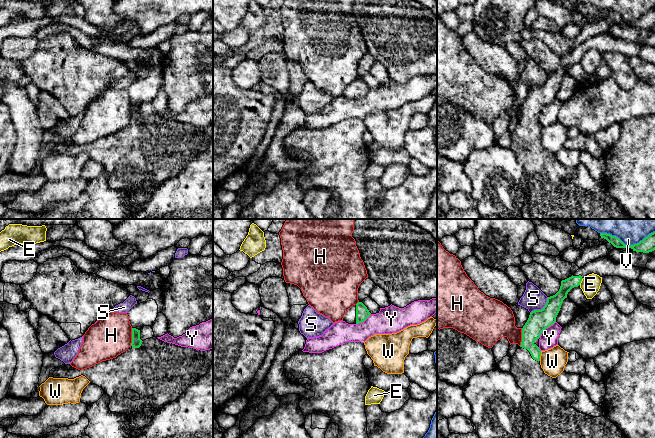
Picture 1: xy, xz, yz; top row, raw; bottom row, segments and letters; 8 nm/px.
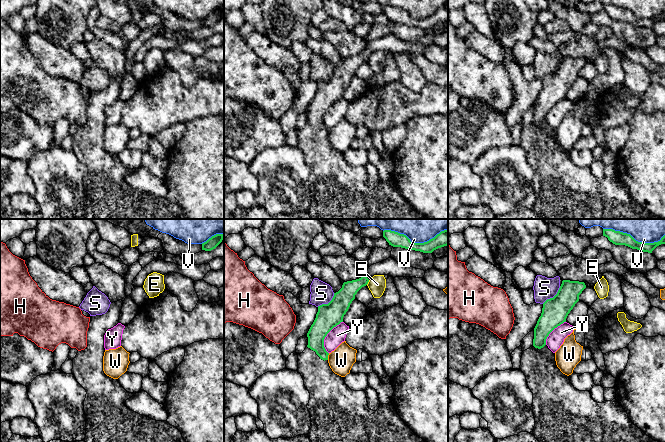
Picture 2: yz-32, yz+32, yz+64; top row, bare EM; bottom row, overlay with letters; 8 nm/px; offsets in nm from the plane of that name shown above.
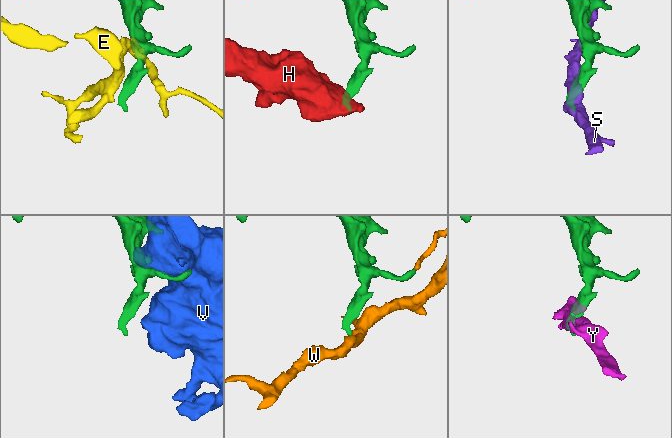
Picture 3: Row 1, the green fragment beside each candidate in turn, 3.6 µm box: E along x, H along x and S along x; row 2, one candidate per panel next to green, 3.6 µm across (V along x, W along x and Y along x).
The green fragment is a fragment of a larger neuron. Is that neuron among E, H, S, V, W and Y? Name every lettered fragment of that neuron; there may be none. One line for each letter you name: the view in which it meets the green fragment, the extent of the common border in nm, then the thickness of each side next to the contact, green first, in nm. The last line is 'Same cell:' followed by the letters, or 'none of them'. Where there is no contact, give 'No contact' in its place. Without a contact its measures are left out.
Same cell: none of them

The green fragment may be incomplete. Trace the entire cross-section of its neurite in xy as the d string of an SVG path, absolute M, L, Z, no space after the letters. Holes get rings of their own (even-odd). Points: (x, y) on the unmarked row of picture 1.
M132 104L131 122L116 134L102 137L90 144L78 146L70 140L64 140L50 147L49 153L74 155L81 151L85 152L90 159L95 160L103 165L109 173L109 185L111 188L118 190L130 191L132 188L142 189L145 184L154 184L159 186L170 178L177 176L186 165L204 152L209 143L213 140L213 125L200 127L193 124L181 123L172 119L164 118L157 113L140 115L140 106ZM126 166L133 166L140 171L139 176L132 177L124 173Z

